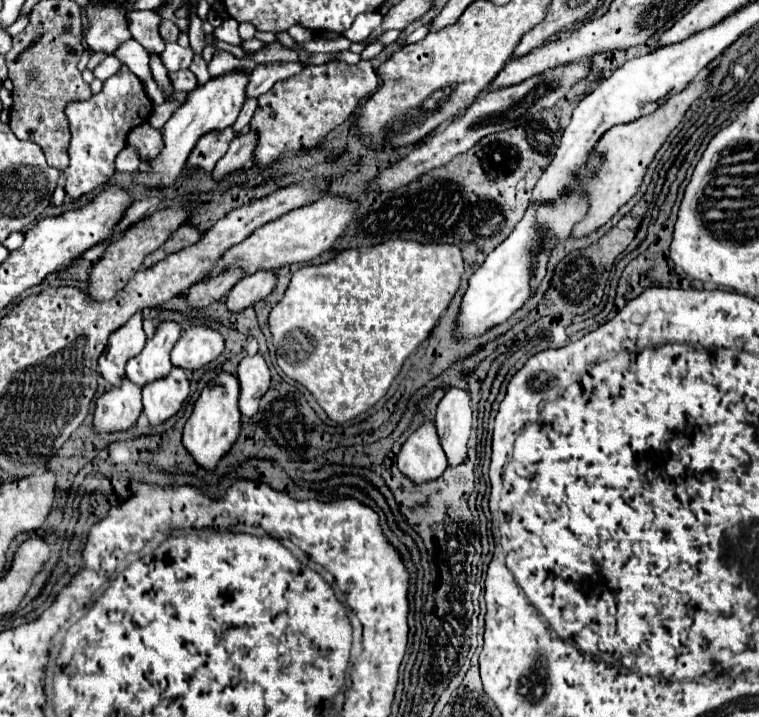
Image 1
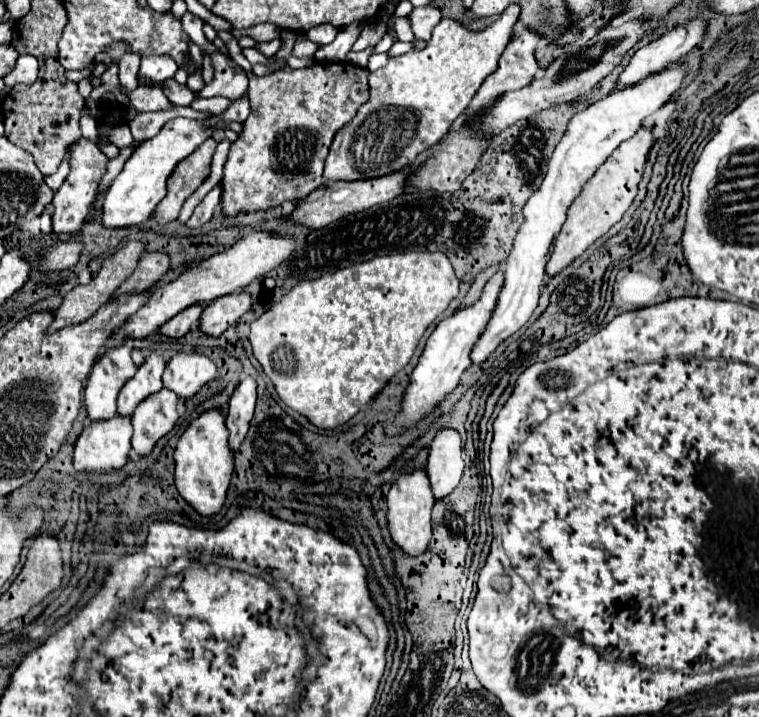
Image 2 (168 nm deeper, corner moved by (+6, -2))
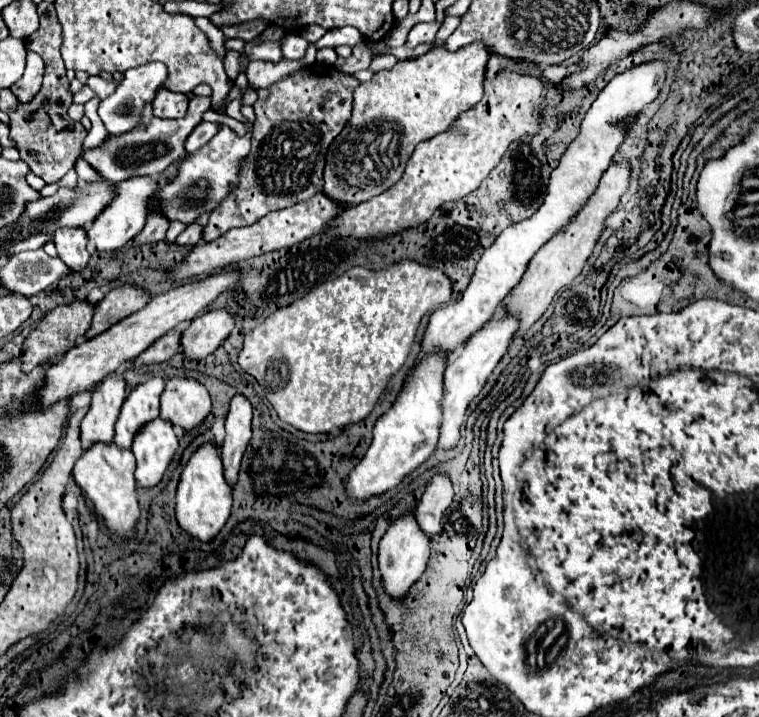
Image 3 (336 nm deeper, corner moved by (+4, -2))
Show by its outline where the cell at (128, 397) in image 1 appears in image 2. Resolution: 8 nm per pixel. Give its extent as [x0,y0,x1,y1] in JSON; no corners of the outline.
[74,414,132,470]

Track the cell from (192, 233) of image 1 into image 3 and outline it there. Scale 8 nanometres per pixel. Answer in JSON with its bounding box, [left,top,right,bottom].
[86,286,150,340]

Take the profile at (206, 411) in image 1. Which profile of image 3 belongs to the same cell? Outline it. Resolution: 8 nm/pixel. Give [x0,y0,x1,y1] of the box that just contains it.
[176,444,232,542]

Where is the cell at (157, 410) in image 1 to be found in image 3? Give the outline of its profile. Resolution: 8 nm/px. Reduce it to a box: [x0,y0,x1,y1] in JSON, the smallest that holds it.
[132,418,178,488]

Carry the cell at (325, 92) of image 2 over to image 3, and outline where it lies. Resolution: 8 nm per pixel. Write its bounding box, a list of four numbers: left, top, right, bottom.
[202,66,360,242]

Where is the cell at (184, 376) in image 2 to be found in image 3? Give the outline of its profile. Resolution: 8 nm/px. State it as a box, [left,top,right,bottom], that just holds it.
[160,378,212,432]

